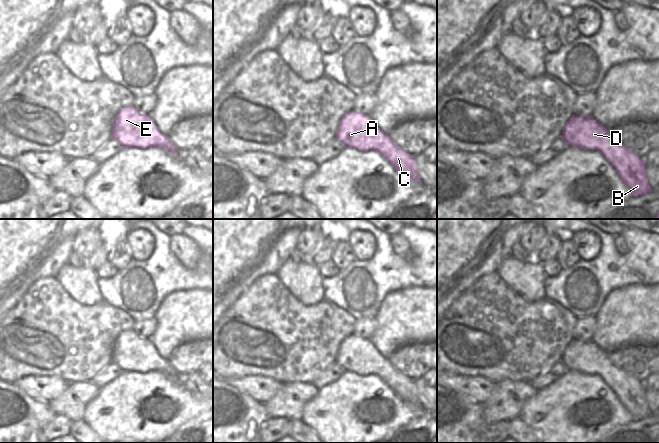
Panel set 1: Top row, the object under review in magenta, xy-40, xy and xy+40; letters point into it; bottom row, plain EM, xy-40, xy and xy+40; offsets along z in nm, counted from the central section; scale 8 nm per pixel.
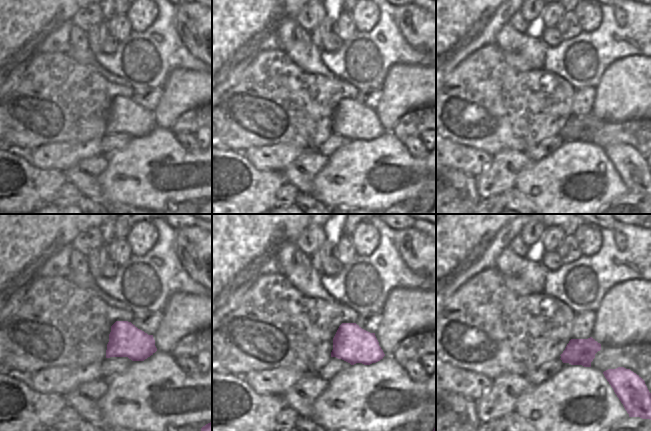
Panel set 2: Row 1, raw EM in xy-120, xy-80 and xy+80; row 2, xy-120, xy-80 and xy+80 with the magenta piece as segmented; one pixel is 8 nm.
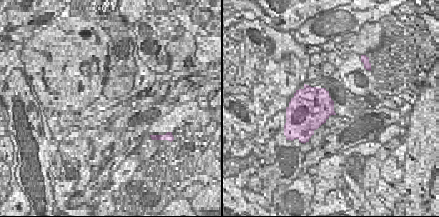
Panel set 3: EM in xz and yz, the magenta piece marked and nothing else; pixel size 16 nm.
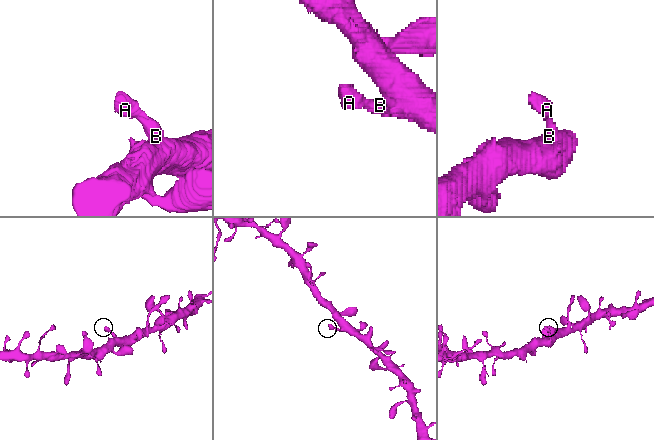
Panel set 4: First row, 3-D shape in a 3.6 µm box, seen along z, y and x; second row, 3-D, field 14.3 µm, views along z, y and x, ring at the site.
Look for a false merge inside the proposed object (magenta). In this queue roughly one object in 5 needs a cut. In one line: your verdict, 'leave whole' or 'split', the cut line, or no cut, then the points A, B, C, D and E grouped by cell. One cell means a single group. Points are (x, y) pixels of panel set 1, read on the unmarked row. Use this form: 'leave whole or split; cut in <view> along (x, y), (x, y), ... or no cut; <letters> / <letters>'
leave whole; no cut; A B C D E

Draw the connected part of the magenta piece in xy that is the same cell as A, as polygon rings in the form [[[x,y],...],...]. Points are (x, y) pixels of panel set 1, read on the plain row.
[[[353,333],[347,336],[340,343],[335,363],[346,371],[355,372],[361,376],[375,374],[399,398],[409,404],[421,406],[414,380],[399,372],[370,340]]]

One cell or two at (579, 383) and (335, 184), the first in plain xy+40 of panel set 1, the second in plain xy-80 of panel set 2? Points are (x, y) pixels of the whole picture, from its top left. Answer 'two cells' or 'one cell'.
one cell

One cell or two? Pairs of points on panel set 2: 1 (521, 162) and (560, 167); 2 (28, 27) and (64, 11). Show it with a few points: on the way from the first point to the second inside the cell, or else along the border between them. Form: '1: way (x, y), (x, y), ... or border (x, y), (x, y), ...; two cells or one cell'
1: border (533, 161), (519, 172), (515, 181); two cells
2: way (37, 18), (44, 11), (55, 11); one cell

